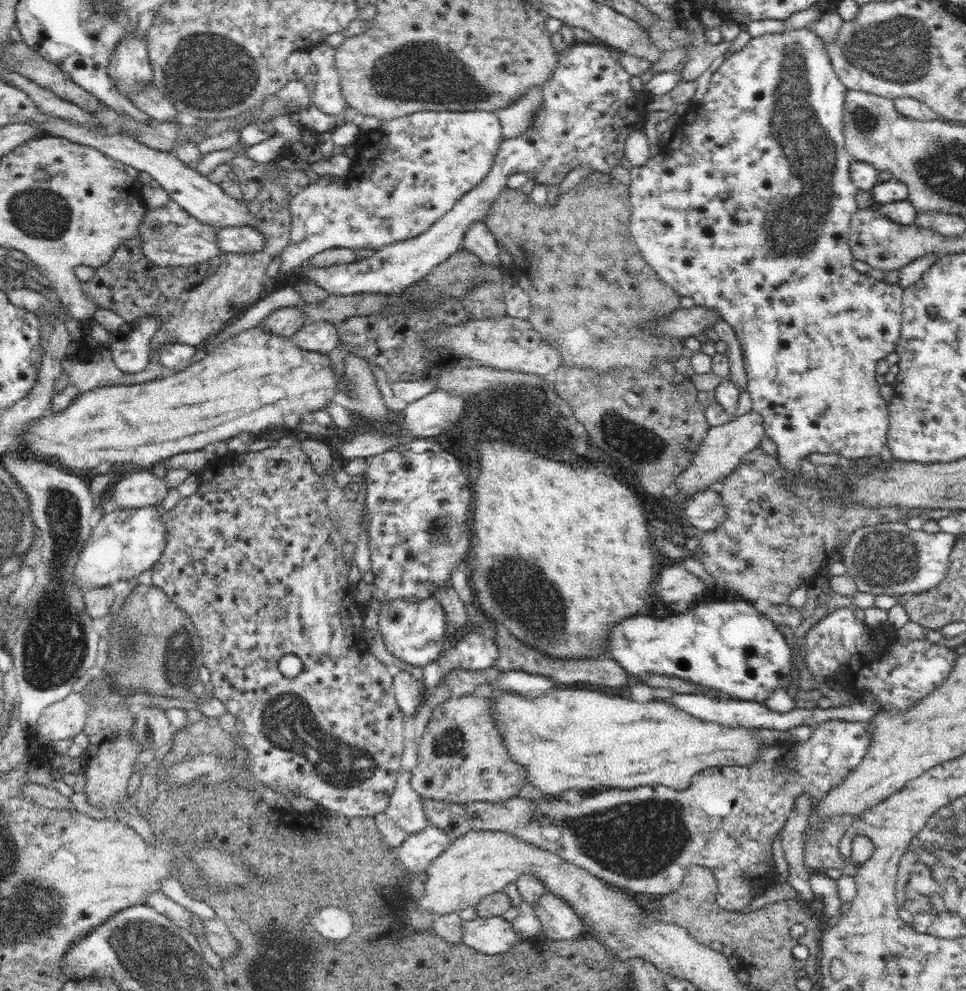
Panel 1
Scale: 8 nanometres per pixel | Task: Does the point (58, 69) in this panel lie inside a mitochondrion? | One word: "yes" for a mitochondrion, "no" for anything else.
no

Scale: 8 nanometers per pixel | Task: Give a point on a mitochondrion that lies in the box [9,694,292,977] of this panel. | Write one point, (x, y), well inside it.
(78, 967)

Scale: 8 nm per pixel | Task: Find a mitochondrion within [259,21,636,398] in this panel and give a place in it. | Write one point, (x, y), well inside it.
(420, 70)

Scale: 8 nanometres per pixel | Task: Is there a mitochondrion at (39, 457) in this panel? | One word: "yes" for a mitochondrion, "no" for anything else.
no

